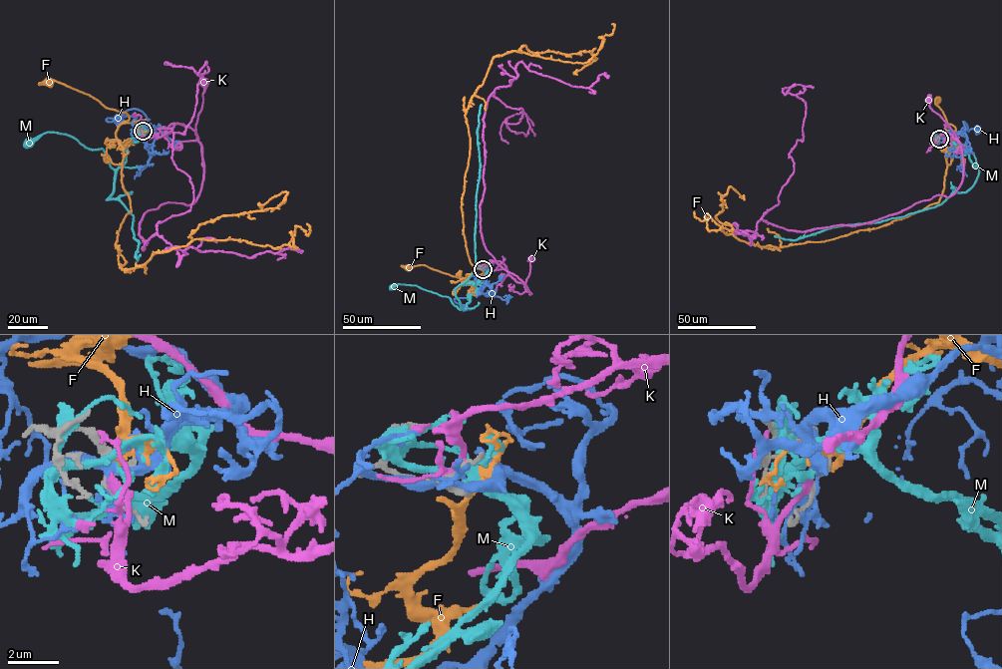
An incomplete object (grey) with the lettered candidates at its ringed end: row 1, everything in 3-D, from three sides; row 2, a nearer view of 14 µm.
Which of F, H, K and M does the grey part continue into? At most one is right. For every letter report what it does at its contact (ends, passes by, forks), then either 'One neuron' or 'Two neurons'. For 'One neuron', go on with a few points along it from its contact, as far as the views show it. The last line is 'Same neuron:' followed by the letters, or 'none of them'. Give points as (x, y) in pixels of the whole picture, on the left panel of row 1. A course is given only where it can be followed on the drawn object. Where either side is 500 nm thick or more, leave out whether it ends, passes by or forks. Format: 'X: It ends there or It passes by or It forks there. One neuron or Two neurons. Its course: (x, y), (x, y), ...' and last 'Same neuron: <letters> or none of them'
F: It forks there. Two neurons
H: It forks there. Two neurons
K: It ends there. Two neurons
M: It passes by. Two neurons
Same neuron: none of them

